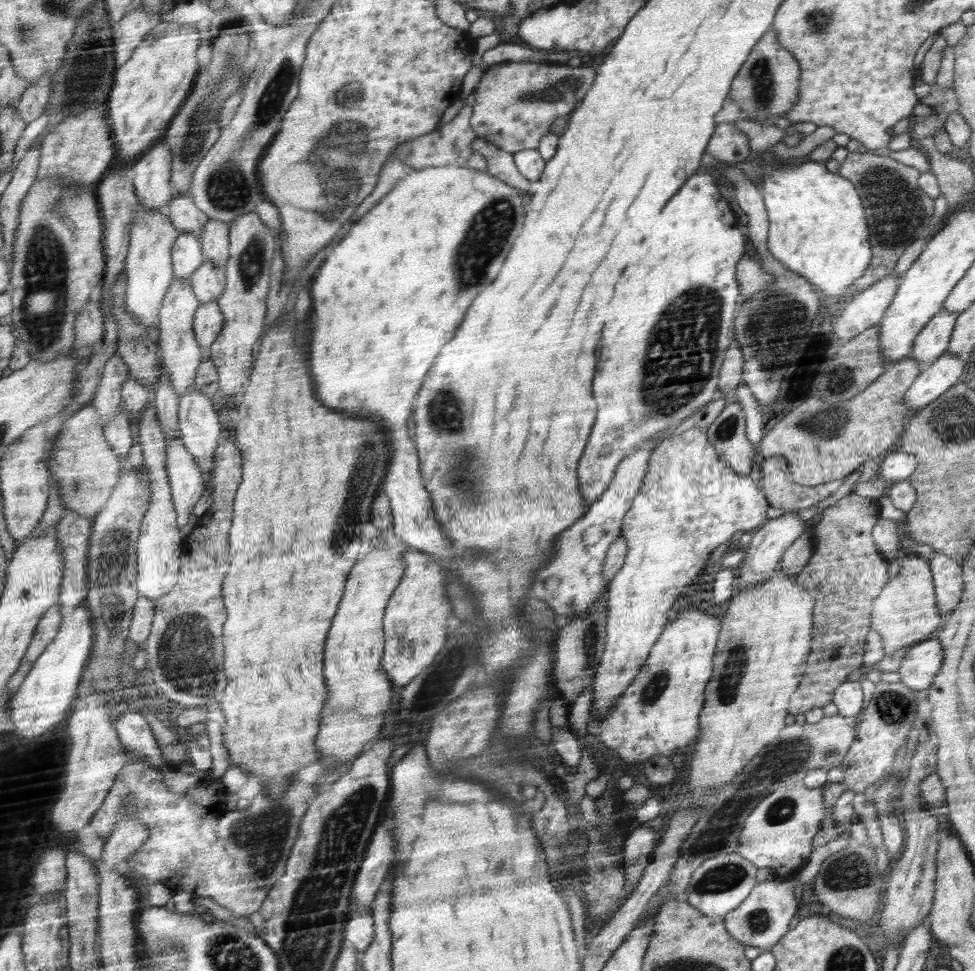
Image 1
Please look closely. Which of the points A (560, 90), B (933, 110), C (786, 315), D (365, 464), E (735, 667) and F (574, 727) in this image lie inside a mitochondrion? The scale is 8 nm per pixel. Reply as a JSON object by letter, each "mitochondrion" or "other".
{"A":"mitochondrion","B":"other","C":"mitochondrion","D":"mitochondrion","E":"mitochondrion","F":"other"}

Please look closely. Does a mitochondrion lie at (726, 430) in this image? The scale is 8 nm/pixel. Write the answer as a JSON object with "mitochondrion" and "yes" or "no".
{"mitochondrion":"yes"}

